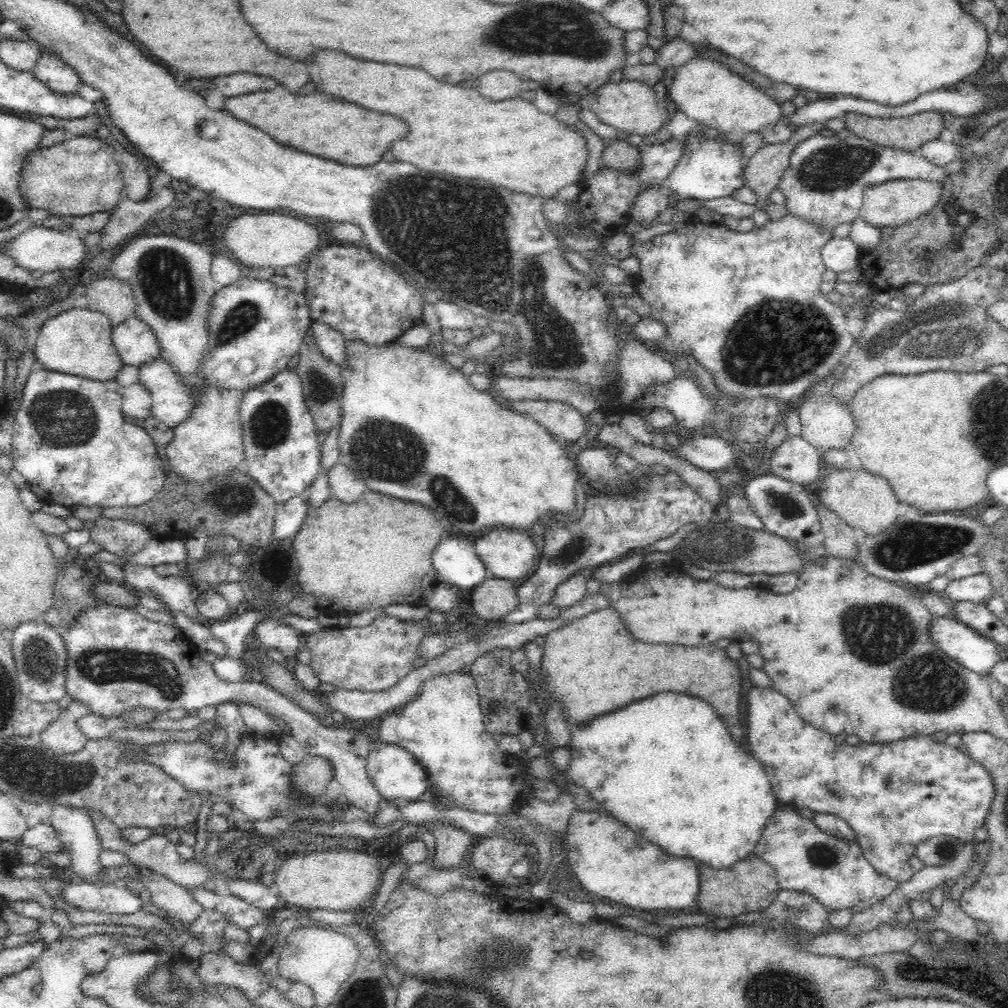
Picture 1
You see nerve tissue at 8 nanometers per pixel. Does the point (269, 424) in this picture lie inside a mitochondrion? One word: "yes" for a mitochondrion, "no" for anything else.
yes

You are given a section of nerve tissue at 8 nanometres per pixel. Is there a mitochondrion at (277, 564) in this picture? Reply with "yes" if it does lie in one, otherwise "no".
no

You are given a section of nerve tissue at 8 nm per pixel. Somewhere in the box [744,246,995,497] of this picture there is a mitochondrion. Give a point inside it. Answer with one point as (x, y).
(939, 331)

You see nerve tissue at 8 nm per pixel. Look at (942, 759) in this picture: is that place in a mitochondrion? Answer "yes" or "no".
no

